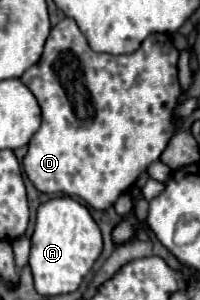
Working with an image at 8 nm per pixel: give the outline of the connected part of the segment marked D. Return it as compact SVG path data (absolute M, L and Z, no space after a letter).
M65 16L59 20L49 32L41 60L21 76L21 82L37 98L43 116L23 158L23 170L31 184L45 194L61 192L81 198L93 210L111 208L135 184L141 172L161 160L161 154L173 138L173 118L181 94L177 60L179 50L173 46L169 34L151 34L135 52L113 56L93 52L73 18Z

